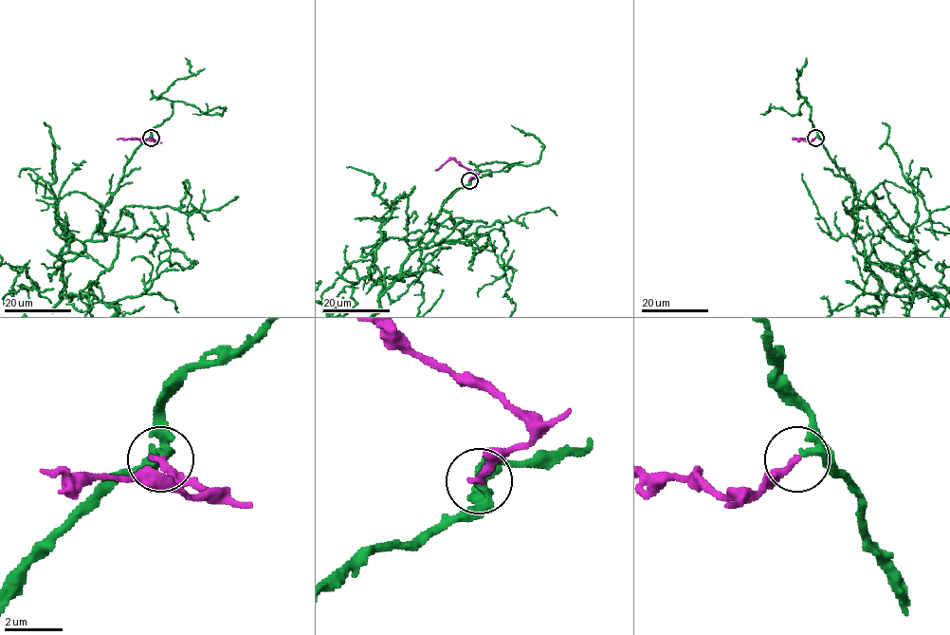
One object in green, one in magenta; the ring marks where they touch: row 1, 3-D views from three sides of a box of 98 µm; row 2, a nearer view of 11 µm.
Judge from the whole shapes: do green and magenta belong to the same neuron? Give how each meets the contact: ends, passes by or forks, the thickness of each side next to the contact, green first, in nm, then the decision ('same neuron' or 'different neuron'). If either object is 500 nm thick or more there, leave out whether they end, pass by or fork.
green passes by; magenta ends; calibres 220 and 280 nm; same neuron

